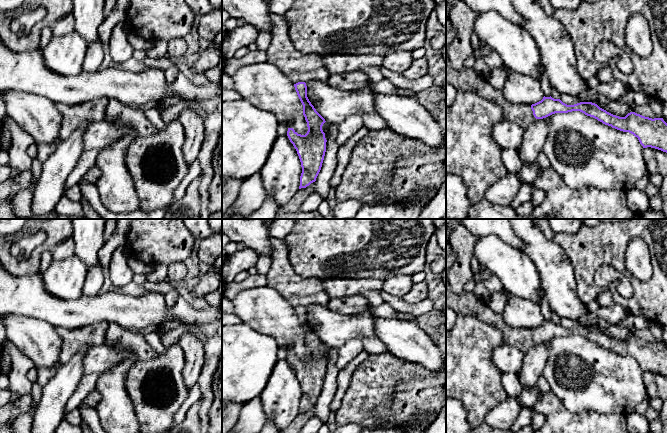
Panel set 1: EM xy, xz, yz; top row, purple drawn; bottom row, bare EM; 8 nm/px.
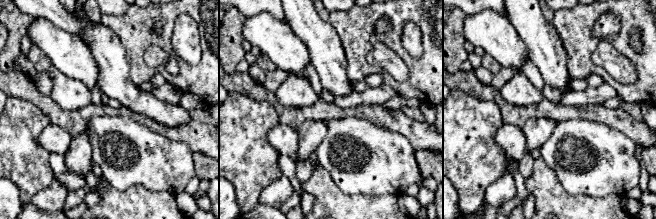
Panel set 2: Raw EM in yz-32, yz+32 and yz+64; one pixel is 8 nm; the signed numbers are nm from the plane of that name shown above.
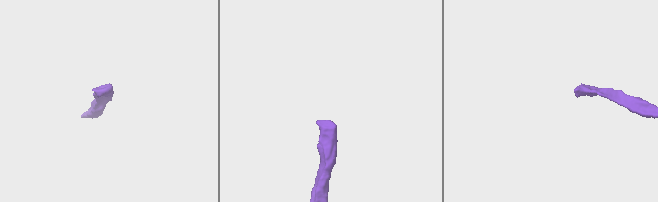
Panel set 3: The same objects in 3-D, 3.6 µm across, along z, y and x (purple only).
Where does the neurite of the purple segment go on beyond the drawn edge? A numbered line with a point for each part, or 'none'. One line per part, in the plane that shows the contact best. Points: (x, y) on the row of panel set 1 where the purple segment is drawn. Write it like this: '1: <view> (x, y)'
1: yz (465, 79)

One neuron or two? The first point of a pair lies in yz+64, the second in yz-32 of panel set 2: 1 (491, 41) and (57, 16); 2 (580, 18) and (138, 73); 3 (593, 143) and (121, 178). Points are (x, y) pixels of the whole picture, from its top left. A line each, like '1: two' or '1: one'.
1: two
2: one
3: one

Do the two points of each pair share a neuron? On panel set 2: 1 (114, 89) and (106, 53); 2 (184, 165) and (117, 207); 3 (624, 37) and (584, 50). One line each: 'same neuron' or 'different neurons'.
1: same neuron
2: different neurons
3: same neuron

